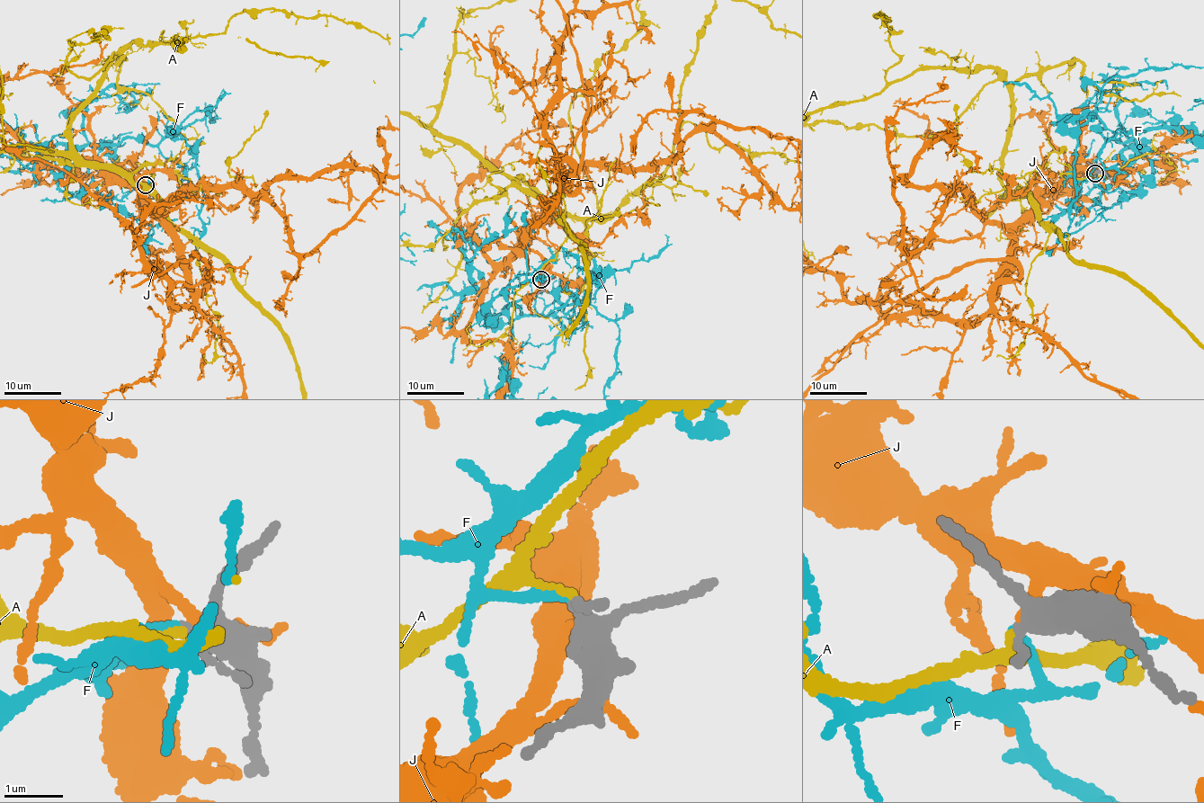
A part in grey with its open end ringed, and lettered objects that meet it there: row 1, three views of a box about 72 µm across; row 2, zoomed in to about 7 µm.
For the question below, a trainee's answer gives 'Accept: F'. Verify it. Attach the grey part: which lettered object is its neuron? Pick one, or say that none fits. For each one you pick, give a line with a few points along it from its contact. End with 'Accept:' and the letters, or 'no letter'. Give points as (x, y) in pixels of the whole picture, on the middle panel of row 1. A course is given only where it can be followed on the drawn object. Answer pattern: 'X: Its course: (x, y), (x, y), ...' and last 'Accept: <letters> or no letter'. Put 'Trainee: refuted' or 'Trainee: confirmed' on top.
Trainee: confirmed
Accept: F

